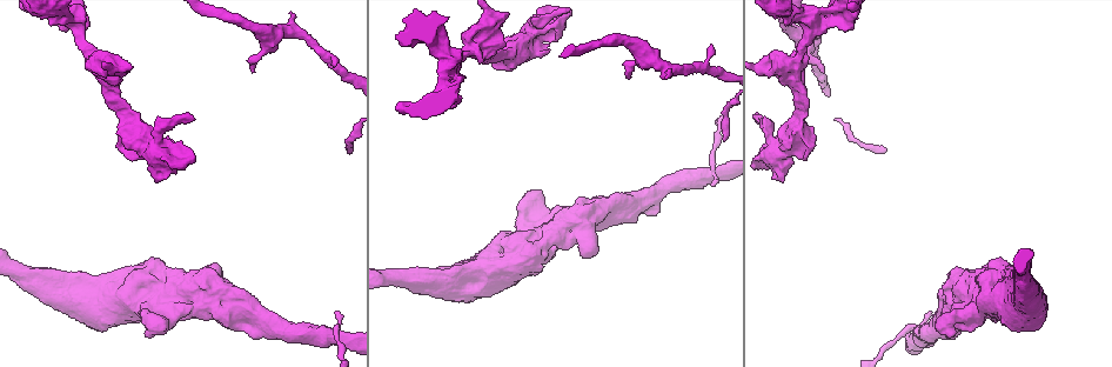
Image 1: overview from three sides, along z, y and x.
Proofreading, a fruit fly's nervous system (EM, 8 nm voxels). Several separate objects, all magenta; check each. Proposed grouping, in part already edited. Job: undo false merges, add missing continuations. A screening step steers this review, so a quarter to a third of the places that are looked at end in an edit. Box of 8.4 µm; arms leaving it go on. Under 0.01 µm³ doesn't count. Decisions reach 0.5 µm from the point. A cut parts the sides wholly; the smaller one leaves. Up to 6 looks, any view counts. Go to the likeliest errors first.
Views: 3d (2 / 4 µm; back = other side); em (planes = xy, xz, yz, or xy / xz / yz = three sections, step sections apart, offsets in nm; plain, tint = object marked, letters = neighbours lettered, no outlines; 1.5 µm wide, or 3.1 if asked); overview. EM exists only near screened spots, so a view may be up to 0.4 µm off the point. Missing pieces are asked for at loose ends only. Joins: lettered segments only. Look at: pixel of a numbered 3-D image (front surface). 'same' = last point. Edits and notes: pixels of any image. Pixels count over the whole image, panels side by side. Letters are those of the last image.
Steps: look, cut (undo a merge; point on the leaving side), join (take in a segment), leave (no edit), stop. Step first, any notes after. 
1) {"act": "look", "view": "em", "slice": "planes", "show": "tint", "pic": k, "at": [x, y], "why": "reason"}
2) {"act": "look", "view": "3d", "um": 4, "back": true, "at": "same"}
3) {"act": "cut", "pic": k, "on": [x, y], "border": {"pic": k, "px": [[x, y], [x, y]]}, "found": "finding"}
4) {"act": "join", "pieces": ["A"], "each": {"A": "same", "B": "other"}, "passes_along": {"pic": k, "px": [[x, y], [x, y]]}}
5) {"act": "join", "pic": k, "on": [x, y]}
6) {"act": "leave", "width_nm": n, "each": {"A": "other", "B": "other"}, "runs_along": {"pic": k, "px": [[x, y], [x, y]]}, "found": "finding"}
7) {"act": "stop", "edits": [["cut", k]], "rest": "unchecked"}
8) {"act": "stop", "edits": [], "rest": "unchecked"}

{"act": "look", "view": "3d", "um": 2, "pic": 1, "at": [331, 336], "why": "thin arm on a thick one"}

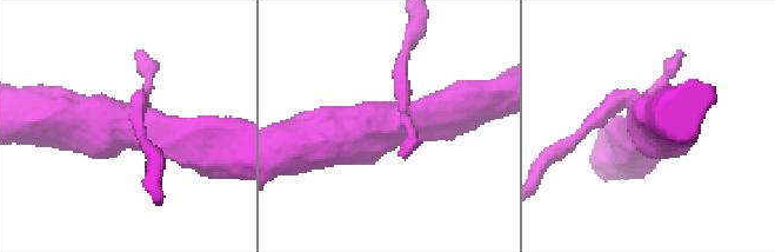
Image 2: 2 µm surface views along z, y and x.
{"act": "look", "view": "em", "slice": "xz", "step": 4, "show": "tint", "pic": 2, "at": [388, 122]}

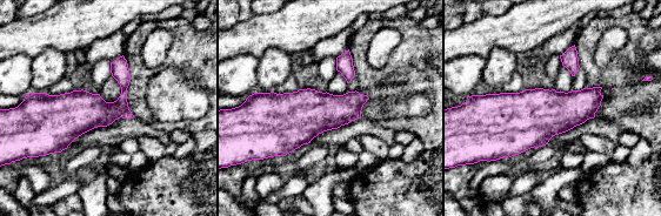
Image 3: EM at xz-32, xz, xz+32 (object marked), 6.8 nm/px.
{"act": "look", "view": "em", "slice": "xz", "step": 4, "show": "letters", "at": "same"}

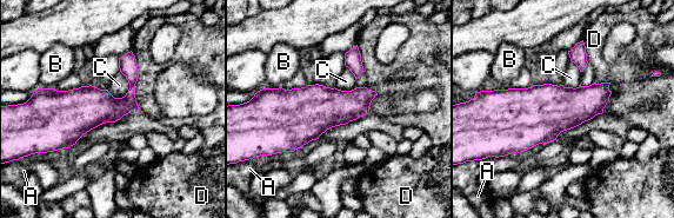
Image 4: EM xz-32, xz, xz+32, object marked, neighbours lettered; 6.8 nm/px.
{"act": "cut", "pic": 4, "on": [128, 67], "width_nm": 190, "each": {"A": "other", "B": "other", "C": "other", "D": "other"}, "border": {"pic": 4, "px": [[125, 96], [131, 112]]}, "found": "a second neuron is stuck on"}

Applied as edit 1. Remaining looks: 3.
{"act": "look", "view": "em", "slice": "xz", "step": 8, "show": "tint", "pic": 1, "at": [711, 47]}

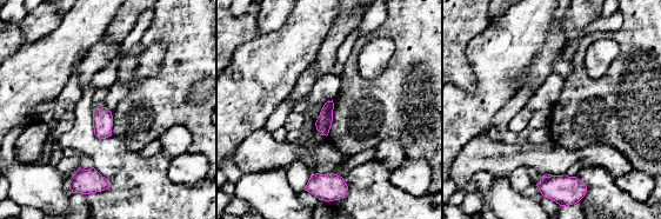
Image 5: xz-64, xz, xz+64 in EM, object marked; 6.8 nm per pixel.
{"act": "look", "view": "em", "slice": "planes", "show": "letters", "at": "same", "why": "cut it another way"}

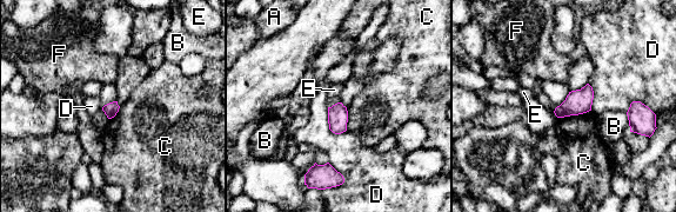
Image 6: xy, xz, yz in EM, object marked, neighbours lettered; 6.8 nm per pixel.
{"act": "leave", "each": {"A": "other", "B": "other", "C": "other", "D": "other", "E": "other", "F": "other"}, "border": {"pic": 6, "px": [[590, 110], [557, 118]]}, "found": "none of them fits"}

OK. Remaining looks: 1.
{"act": "look", "view": "em", "slice": "xz", "step": 8, "show": "letters", "pic": 1, "at": [449, 63], "why": "branch point"}

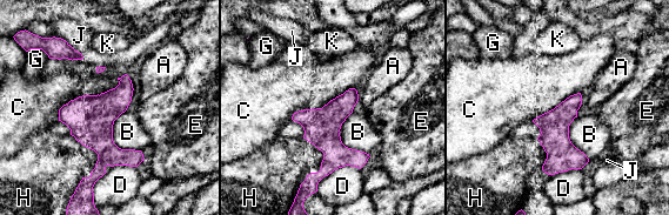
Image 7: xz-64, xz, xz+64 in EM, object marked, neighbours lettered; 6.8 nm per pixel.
{"act": "leave", "longest_contact_nm": ["C", 550], "each": {"A": "other", "B": "other", "C": "other", "D": "other", "E": "other", "G": "other", "H": "other", "J": "other", "K": "other"}, "border": {"pic": 7, "px": [[126, 109], [113, 141], [140, 150]]}, "found": "continuous, no second neuron"}

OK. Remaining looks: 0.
{"act": "stop", "edits": [["cut", 4]], "rest": "unchecked"}

